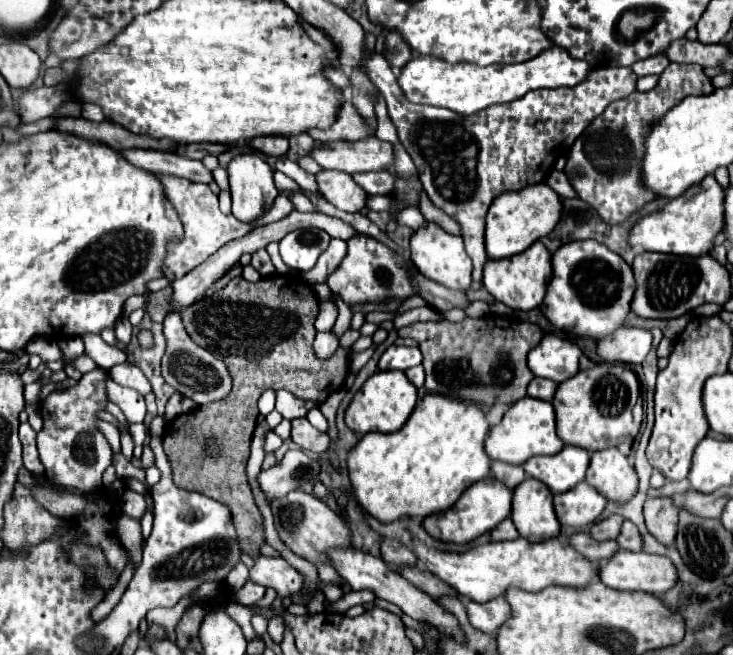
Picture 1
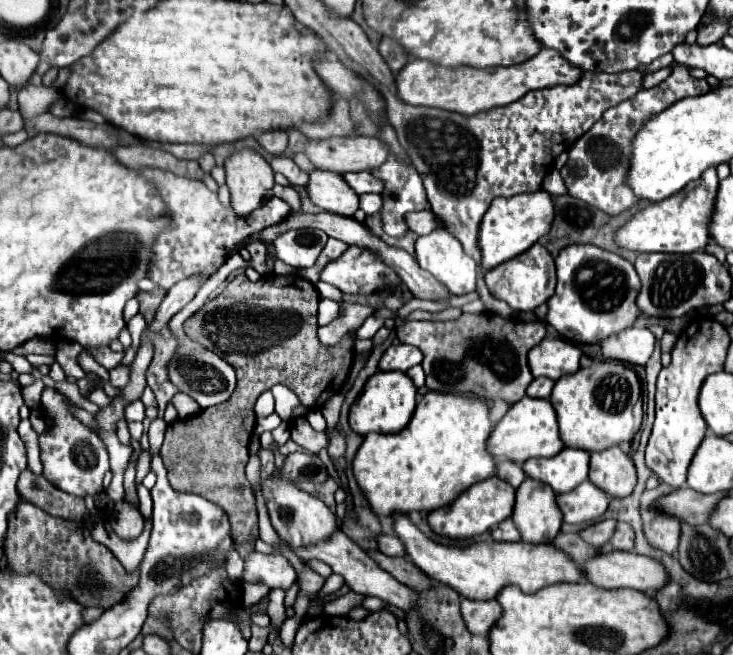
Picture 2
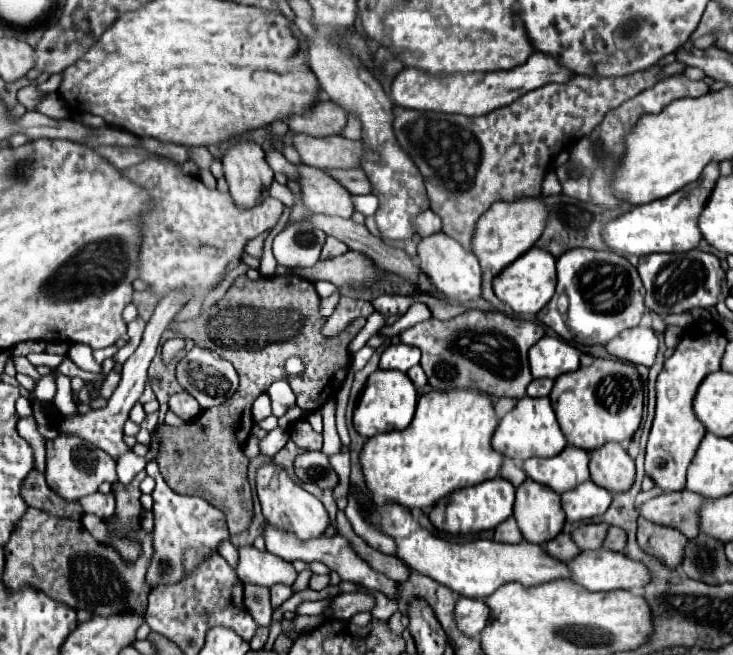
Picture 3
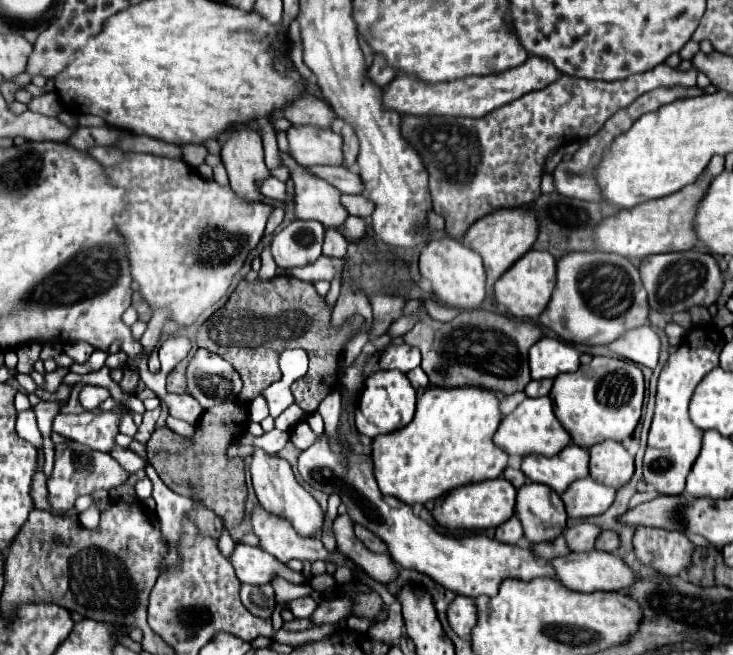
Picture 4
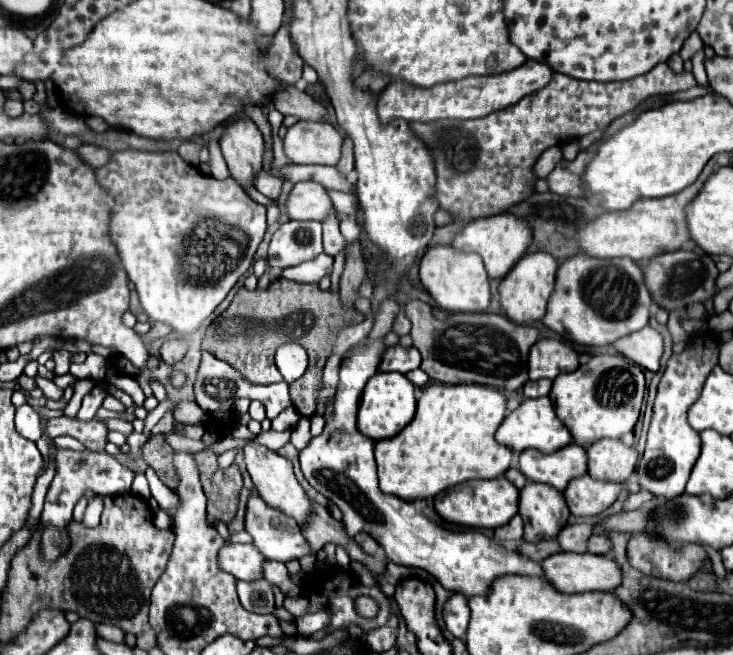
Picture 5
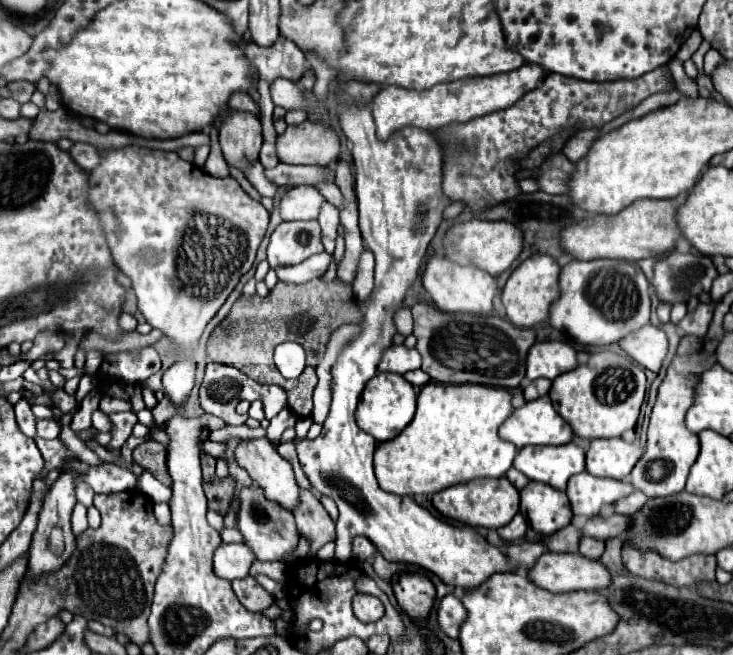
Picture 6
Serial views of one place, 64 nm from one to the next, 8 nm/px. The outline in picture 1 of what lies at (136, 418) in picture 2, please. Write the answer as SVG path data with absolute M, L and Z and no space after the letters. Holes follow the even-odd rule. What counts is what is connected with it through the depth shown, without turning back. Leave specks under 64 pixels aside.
M108 380L108 398L120 406L120 410L124 412L128 424L136 424L142 422L146 416L146 402L144 396L138 394L136 390L118 386L116 382Z

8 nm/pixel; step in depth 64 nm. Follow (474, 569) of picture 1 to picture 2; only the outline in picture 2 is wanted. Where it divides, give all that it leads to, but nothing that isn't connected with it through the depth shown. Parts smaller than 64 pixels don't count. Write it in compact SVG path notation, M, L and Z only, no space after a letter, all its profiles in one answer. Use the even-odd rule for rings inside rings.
M406 516L394 518L394 530L404 542L406 552L418 568L428 574L432 580L454 588L460 596L472 600L494 600L504 586L520 586L524 592L536 592L544 586L556 582L580 582L584 580L582 568L564 554L564 550L550 544L530 544L524 540L518 542L482 542L468 548L442 546L428 540Z

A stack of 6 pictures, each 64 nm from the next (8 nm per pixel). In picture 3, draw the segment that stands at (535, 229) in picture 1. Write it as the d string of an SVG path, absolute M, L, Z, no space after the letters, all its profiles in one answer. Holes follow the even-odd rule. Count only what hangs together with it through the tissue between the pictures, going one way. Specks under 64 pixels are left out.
M524 198L516 202L494 202L476 222L472 234L472 252L478 256L482 270L481 296L508 317L514 317L515 313L495 296L492 280L496 272L500 272L506 264L514 262L518 256L522 256L526 250L530 250L536 244L536 240L544 232L544 226L546 226L546 210L542 200L538 198Z

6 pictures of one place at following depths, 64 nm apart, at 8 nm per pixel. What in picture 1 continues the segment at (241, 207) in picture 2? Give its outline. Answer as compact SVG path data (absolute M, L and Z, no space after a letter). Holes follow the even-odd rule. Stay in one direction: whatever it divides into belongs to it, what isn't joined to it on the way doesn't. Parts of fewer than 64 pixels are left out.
M236 156L228 166L232 214L240 222L256 222L272 208L278 190L272 180L272 168L258 156Z

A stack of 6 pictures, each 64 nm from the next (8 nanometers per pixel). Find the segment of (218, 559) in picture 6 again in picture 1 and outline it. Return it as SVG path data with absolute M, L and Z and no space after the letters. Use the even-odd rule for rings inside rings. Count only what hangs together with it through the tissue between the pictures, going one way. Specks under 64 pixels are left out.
M260 556L250 570L250 580L274 588L280 598L286 598L304 588L304 576L292 568L284 558L268 558Z

